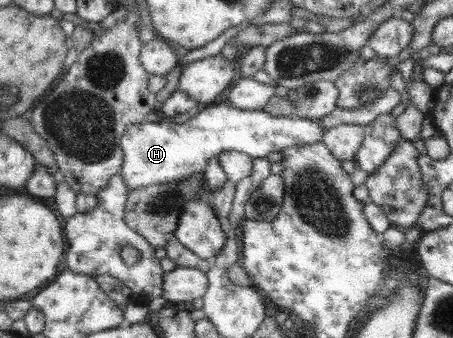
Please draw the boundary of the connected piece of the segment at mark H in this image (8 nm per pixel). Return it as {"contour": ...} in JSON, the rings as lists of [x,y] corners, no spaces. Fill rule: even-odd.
{"contour":[[[229,102],[202,106],[185,124],[157,121],[142,122],[130,125],[121,138],[123,152],[122,171],[120,172],[129,190],[153,184],[164,184],[175,180],[186,179],[192,175],[202,176],[212,158],[217,158],[224,151],[236,151],[256,158],[267,158],[271,152],[279,152],[296,148],[300,145],[310,145],[321,141],[326,129],[320,123],[303,117],[276,117],[260,110],[240,110]]]}

